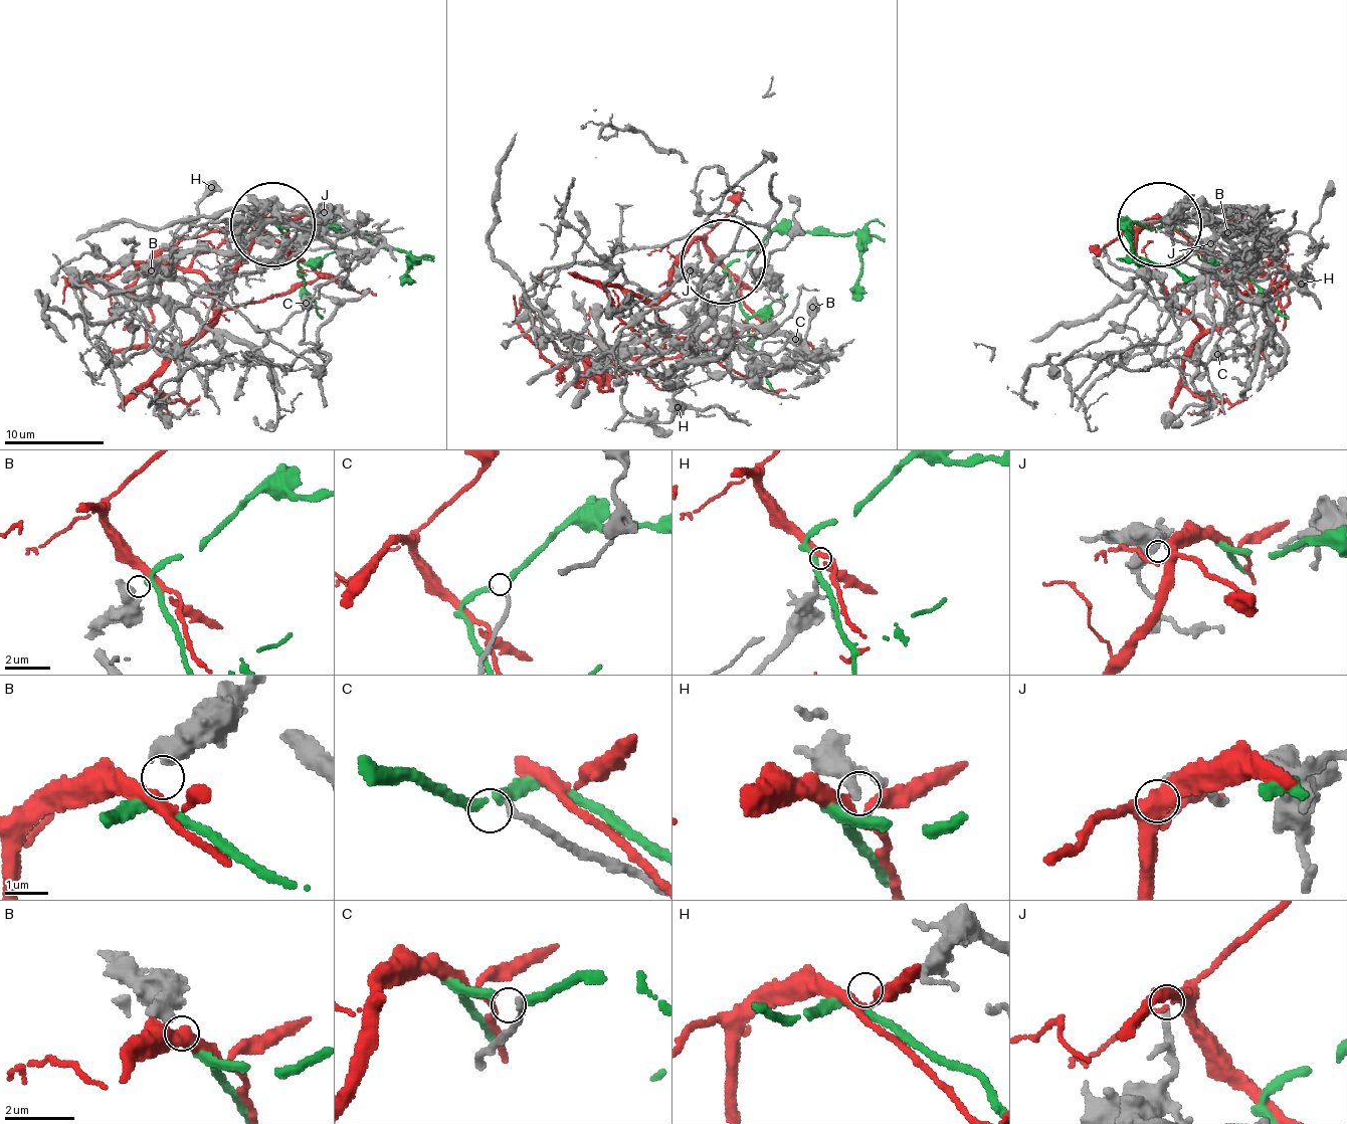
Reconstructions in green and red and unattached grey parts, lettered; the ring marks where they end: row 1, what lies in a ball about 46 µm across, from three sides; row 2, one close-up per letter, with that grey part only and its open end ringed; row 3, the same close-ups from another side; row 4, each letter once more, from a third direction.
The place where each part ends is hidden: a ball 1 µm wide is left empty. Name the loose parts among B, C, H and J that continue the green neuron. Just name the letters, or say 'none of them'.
B

